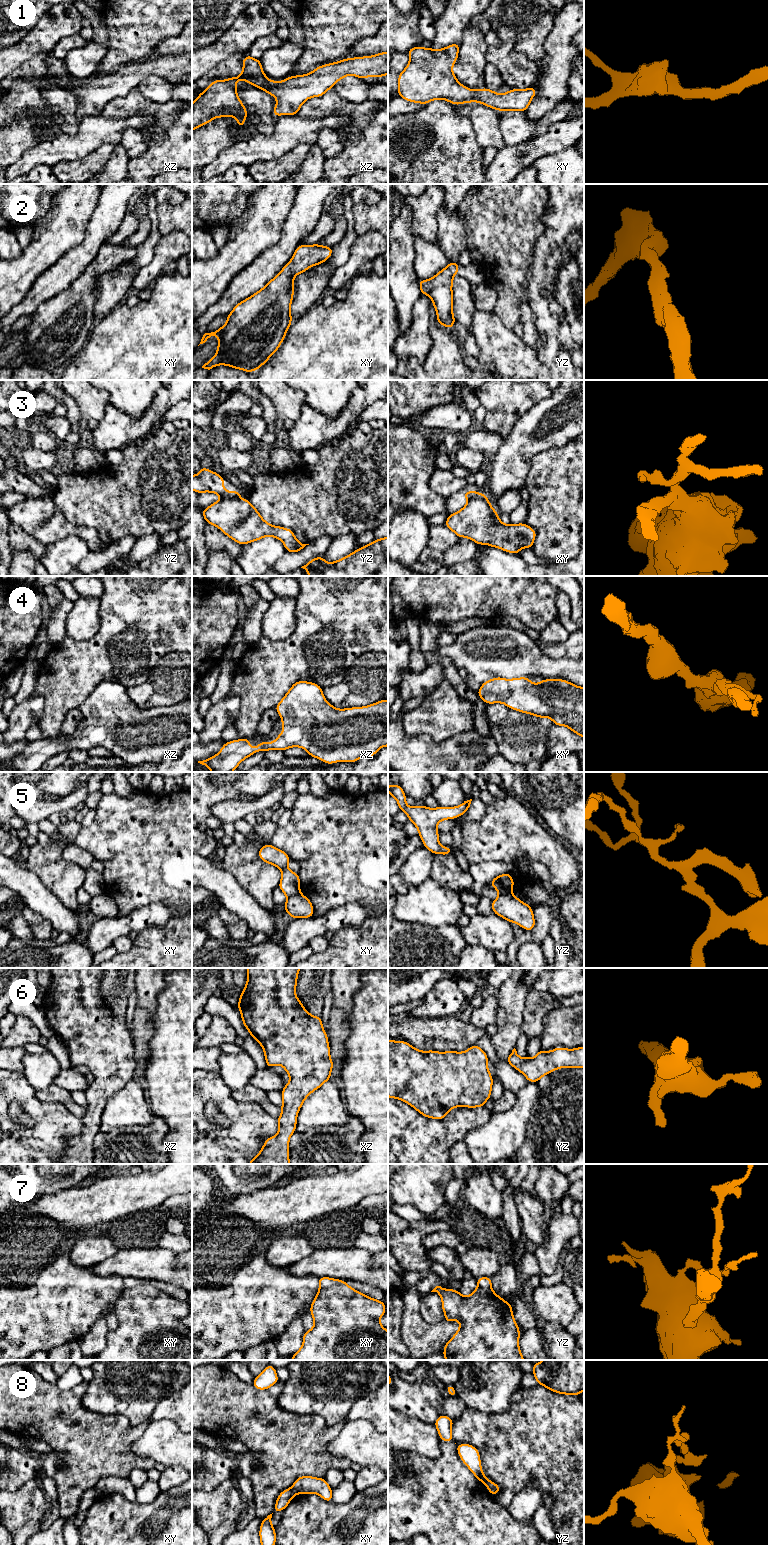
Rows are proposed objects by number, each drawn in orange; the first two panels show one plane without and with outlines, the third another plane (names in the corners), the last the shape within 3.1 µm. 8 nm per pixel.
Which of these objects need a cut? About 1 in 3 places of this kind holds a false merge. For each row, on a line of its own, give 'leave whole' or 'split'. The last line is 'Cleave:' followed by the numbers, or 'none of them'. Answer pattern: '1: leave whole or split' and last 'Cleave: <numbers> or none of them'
1: leave whole
2: leave whole
3: split
4: leave whole
5: split
6: leave whole
7: leave whole
8: split
Cleave: 3, 5, 8

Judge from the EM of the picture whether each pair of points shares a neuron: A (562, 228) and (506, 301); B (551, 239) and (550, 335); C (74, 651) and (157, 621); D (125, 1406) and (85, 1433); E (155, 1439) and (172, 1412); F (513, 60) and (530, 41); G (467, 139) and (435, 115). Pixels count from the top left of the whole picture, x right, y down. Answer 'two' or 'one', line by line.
A: two
B: one
C: one
D: two
E: two
F: two
G: one

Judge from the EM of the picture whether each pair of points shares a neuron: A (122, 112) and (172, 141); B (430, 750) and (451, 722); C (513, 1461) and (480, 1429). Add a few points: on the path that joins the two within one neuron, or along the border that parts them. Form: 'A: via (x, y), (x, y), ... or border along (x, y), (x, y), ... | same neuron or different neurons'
A: via (137, 108), (152, 109), (169, 126) | same neuron
B: border along (458, 733), (440, 741), (424, 734), (413, 736) | different neurons
C: via (505, 1453), (488, 1436) | same neuron

